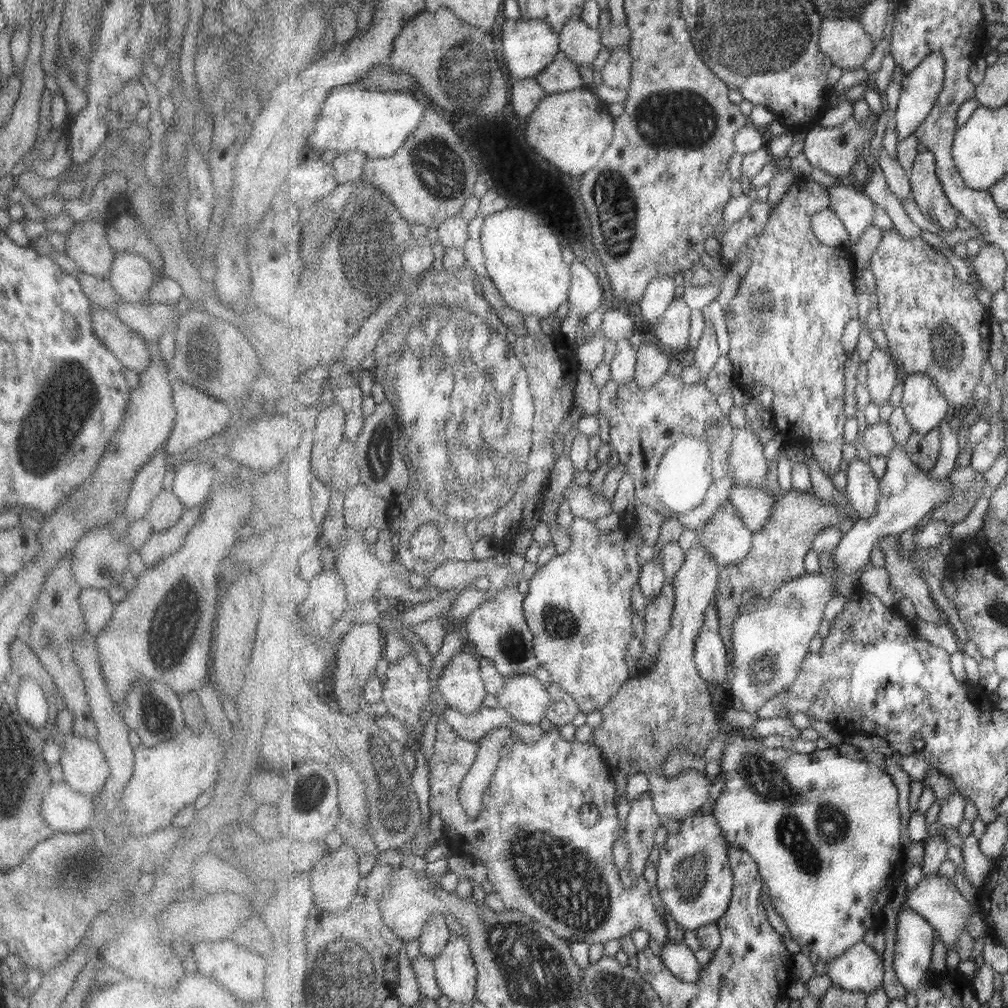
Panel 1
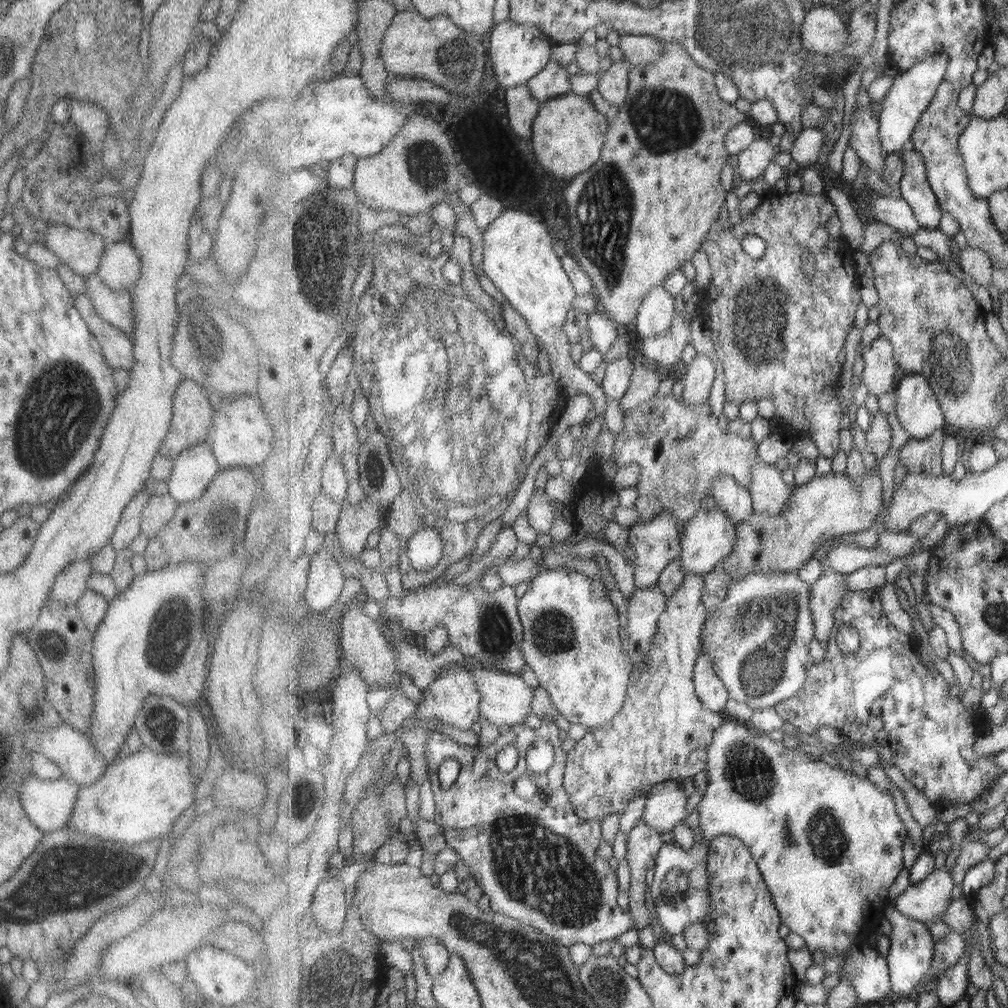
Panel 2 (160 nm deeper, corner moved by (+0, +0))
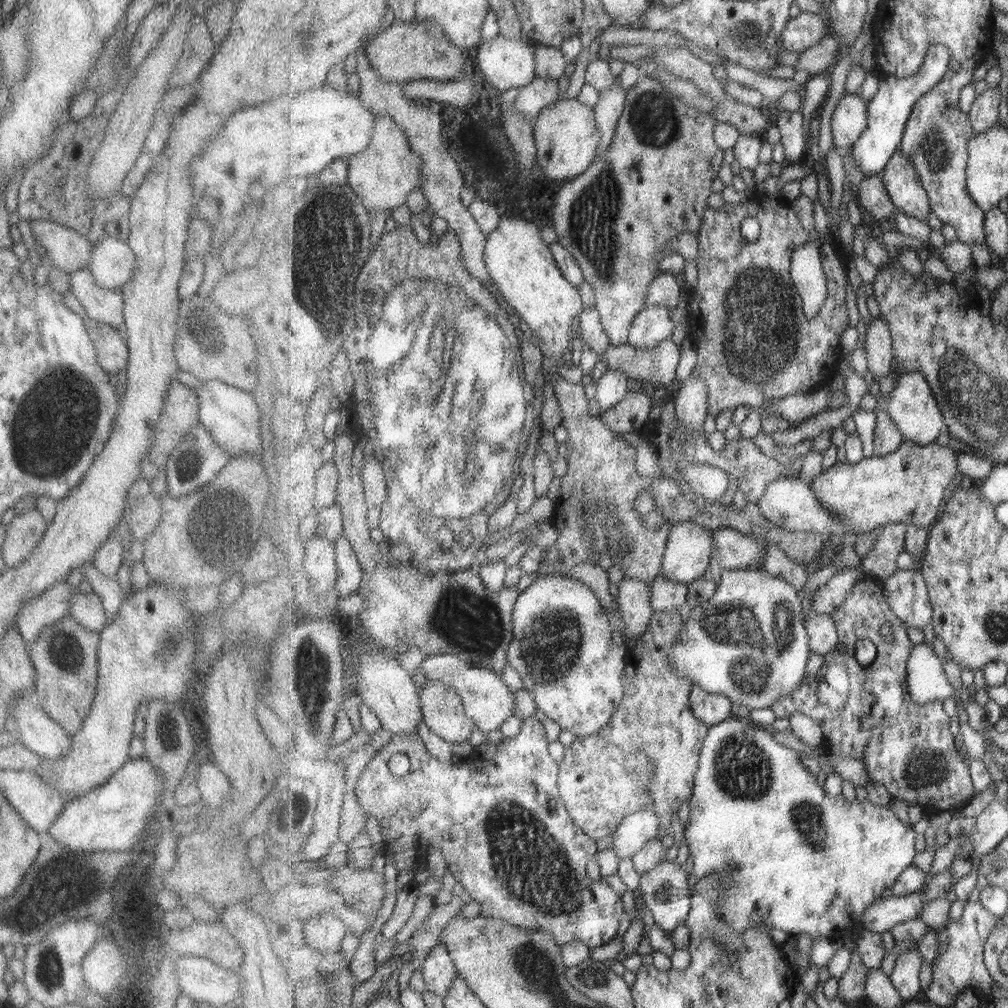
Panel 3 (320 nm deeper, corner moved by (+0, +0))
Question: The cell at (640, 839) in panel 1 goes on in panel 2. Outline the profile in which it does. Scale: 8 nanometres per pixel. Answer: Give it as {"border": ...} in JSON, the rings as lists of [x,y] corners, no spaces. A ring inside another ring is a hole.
{"border":[[[639,819],[627,839],[626,860],[631,870],[629,888],[629,911],[635,916],[637,930],[649,927],[649,914],[645,906],[647,872],[656,866],[656,857],[664,845],[663,836],[656,828],[651,828]]]}

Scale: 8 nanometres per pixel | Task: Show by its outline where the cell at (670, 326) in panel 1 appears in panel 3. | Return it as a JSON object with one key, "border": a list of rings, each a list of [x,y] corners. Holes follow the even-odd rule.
{"border":[[[670,338],[664,340],[655,348],[635,348],[629,344],[611,345],[598,352],[600,359],[607,364],[607,370],[618,370],[631,380],[632,386],[663,388],[676,382],[675,372],[679,368],[679,347]]]}

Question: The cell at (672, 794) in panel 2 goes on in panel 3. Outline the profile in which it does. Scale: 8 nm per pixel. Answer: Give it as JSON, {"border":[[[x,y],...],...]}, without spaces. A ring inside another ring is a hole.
{"border":[[[644,808],[644,810],[626,816],[618,830],[612,832],[612,848],[618,860],[632,859],[651,839],[656,838],[659,831],[660,822],[654,808]]]}

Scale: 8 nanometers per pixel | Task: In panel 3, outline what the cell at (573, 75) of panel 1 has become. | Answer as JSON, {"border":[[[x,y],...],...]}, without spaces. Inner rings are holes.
{"border":[[[537,78],[529,86],[524,86],[520,90],[517,97],[515,107],[519,112],[528,116],[532,120],[535,120],[549,105],[557,102],[559,98],[559,84],[555,78]]]}

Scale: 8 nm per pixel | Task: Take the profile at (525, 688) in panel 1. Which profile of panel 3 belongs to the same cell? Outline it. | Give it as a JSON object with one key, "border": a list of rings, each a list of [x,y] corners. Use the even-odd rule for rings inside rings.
{"border":[[[455,654],[427,657],[417,670],[423,670],[429,682],[443,682],[457,690],[459,696],[463,697],[467,717],[475,722],[483,734],[498,730],[507,718],[515,716],[515,706],[517,706],[515,691],[507,686],[502,674],[490,669],[475,667],[475,665],[465,662]]]}

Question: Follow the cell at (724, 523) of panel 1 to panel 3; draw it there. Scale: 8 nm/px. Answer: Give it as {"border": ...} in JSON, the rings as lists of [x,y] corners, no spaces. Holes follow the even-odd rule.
{"border":[[[694,521],[674,523],[668,527],[670,537],[662,562],[662,575],[673,582],[685,584],[697,581],[709,568],[714,554],[714,531],[705,529]]]}

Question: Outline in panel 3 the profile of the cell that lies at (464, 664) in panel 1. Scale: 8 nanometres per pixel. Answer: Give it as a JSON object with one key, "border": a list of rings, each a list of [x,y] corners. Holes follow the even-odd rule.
{"border":[[[429,682],[420,691],[424,723],[446,742],[456,744],[471,738],[475,722],[467,717],[463,697],[443,682]]]}

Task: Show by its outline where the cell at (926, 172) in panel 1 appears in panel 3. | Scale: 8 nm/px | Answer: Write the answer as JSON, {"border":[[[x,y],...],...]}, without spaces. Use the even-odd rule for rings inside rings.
{"border":[[[897,151],[882,174],[885,189],[896,210],[927,223],[929,214],[933,213],[931,200],[910,156]]]}

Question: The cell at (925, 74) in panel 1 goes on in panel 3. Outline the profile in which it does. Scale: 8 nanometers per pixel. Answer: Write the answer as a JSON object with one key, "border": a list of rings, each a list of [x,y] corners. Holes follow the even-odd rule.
{"border":[[[935,43],[927,49],[923,64],[917,74],[905,78],[888,75],[884,80],[879,80],[878,91],[868,100],[869,125],[860,140],[849,150],[856,164],[863,170],[864,178],[886,170],[891,158],[900,150],[903,133],[914,106],[918,104],[921,97],[927,96],[930,90],[942,85],[950,69],[951,59],[949,47]]]}

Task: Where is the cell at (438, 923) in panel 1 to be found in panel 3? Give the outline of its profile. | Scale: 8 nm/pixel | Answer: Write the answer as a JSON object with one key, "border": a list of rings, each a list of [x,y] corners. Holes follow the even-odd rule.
{"border":[[[441,942],[431,949],[421,968],[425,980],[425,993],[439,998],[449,994],[453,981],[459,975],[448,946]]]}

